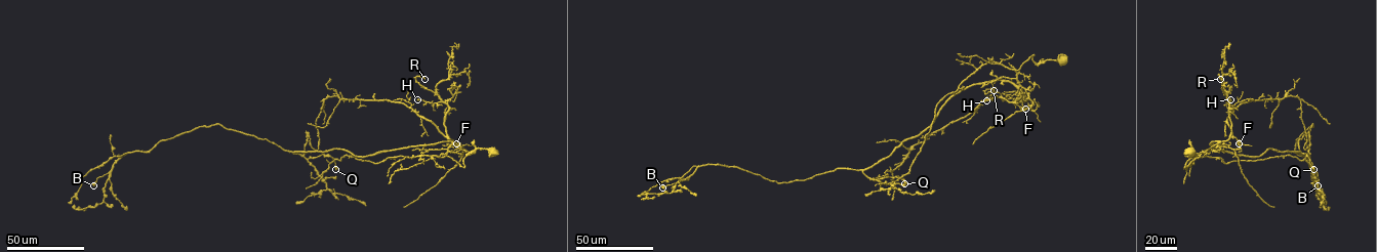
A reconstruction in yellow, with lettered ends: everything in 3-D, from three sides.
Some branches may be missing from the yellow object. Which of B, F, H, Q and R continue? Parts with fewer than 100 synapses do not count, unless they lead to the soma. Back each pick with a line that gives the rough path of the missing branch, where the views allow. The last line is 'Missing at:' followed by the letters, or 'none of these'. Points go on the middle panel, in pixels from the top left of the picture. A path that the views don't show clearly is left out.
Missing at: none of these

